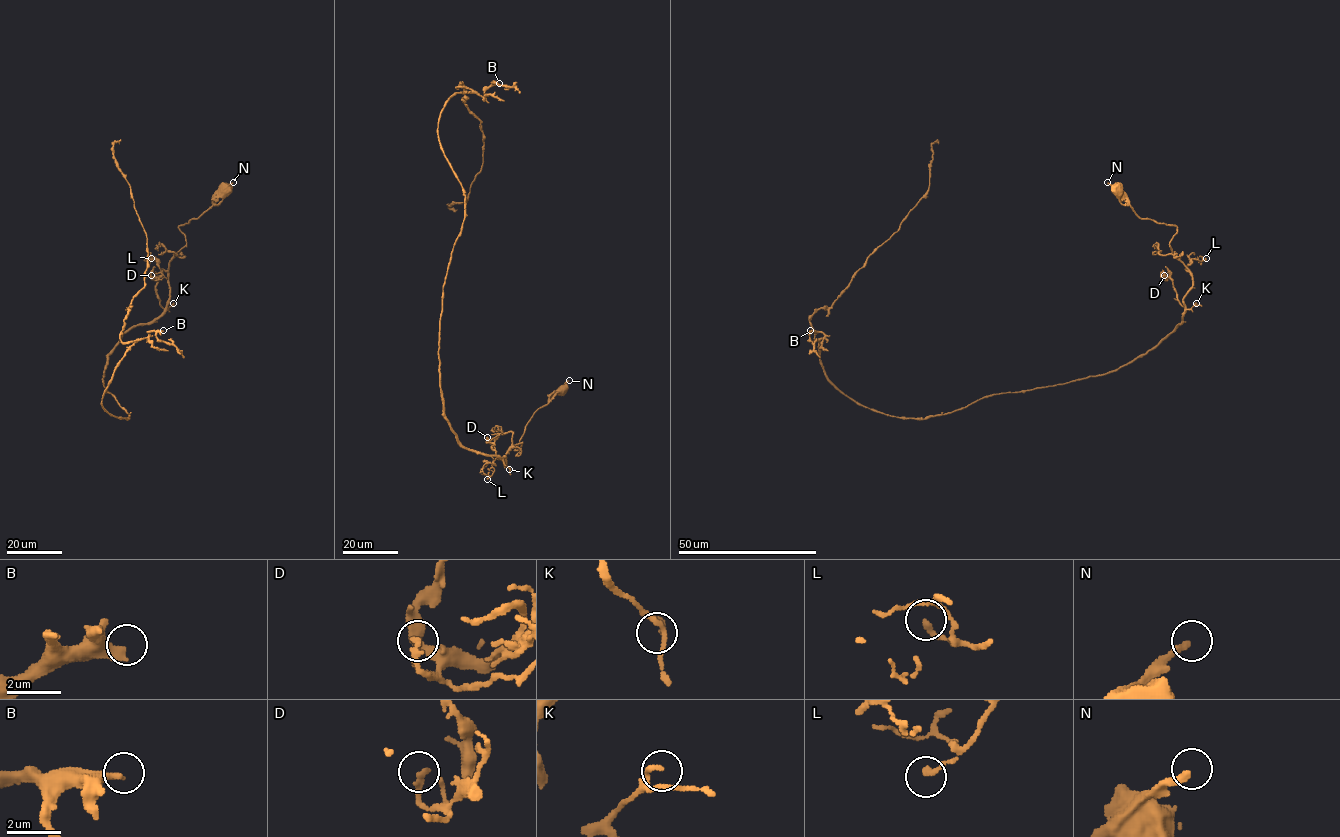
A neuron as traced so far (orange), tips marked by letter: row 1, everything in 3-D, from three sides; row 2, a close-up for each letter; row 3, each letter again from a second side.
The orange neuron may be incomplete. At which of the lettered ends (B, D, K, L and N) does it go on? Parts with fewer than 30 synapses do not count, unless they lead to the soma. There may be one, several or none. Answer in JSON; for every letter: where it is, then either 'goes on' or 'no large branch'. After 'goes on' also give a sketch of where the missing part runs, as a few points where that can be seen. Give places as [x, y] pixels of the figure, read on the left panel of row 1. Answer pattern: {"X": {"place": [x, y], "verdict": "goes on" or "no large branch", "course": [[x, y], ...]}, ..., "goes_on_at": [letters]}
{"B": {"place": [163, 330], "verdict": "goes on", "course": [[163, 330], [193, 335], [225, 356], [268, 356], [281, 366], [296, 366], [325, 353], [310, 324]]}, "D": {"place": [151, 275], "verdict": "no large branch"}, "K": {"place": [173, 303], "verdict": "no large branch"}, "L": {"place": [151, 258], "verdict": "no large branch"}, "N": {"place": [233, 182], "verdict": "no large branch"}, "goes_on_at": ["B"]}

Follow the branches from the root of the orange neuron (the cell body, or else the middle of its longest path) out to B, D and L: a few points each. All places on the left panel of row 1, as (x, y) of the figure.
B: (226, 188), (178, 227), (165, 309), (108, 353), (103, 385), (128, 419), (110, 414), (117, 363), (163, 330)
D: (226, 188), (197, 218), (178, 227), (186, 244), (169, 262), (165, 308), (157, 279), (151, 275)
L: (226, 188), (197, 218), (178, 227), (186, 244), (175, 254), (166, 270), (159, 267), (157, 259), (151, 258)

